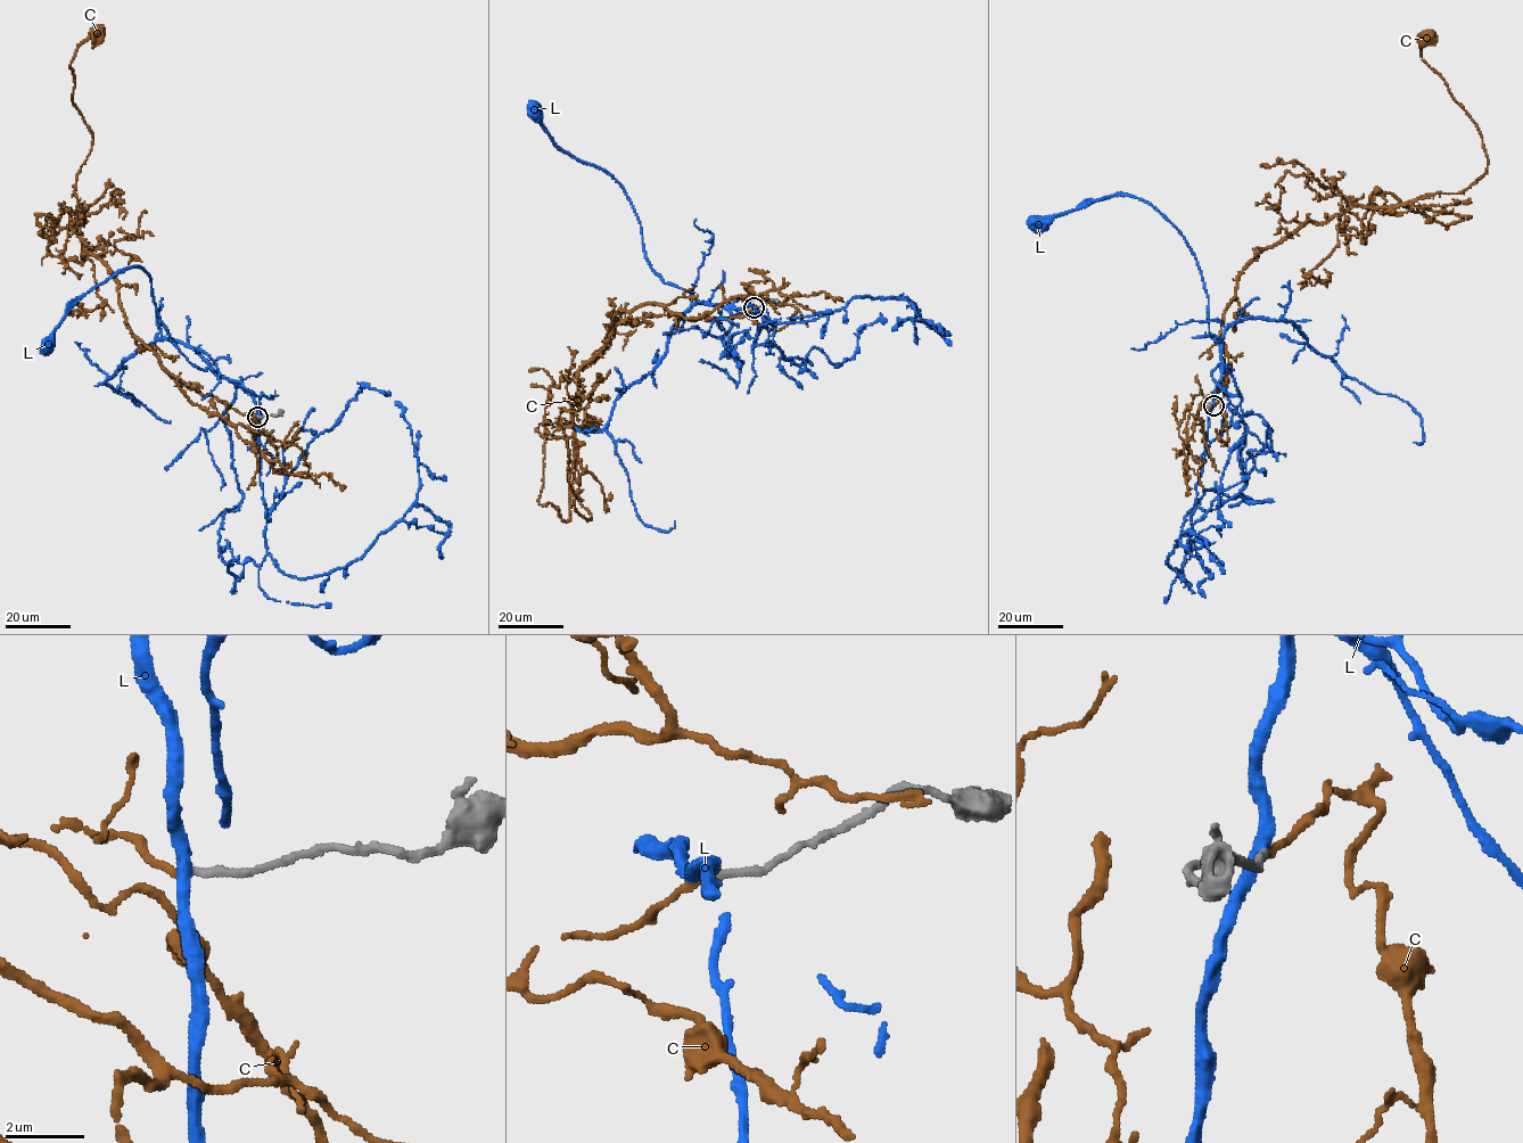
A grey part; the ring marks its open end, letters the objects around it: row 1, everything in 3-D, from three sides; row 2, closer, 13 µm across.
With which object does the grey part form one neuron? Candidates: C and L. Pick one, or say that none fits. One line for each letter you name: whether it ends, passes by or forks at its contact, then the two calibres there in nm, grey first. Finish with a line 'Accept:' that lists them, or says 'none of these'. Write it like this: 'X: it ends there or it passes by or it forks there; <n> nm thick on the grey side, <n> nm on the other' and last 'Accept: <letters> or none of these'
C: it ends there; 200 nm thick on the grey side, 170 nm on the other
Accept: C

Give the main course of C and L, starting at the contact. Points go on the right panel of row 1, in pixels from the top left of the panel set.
C: (1213, 405), (1223, 314), (1264, 248), (1484, 173), (1479, 130), (1422, 59), (1427, 36)
L: (1213, 405), (1221, 377), (1220, 346), (1209, 331), (1204, 282), (1183, 236), (1151, 204), (1119, 192), (1039, 227)

